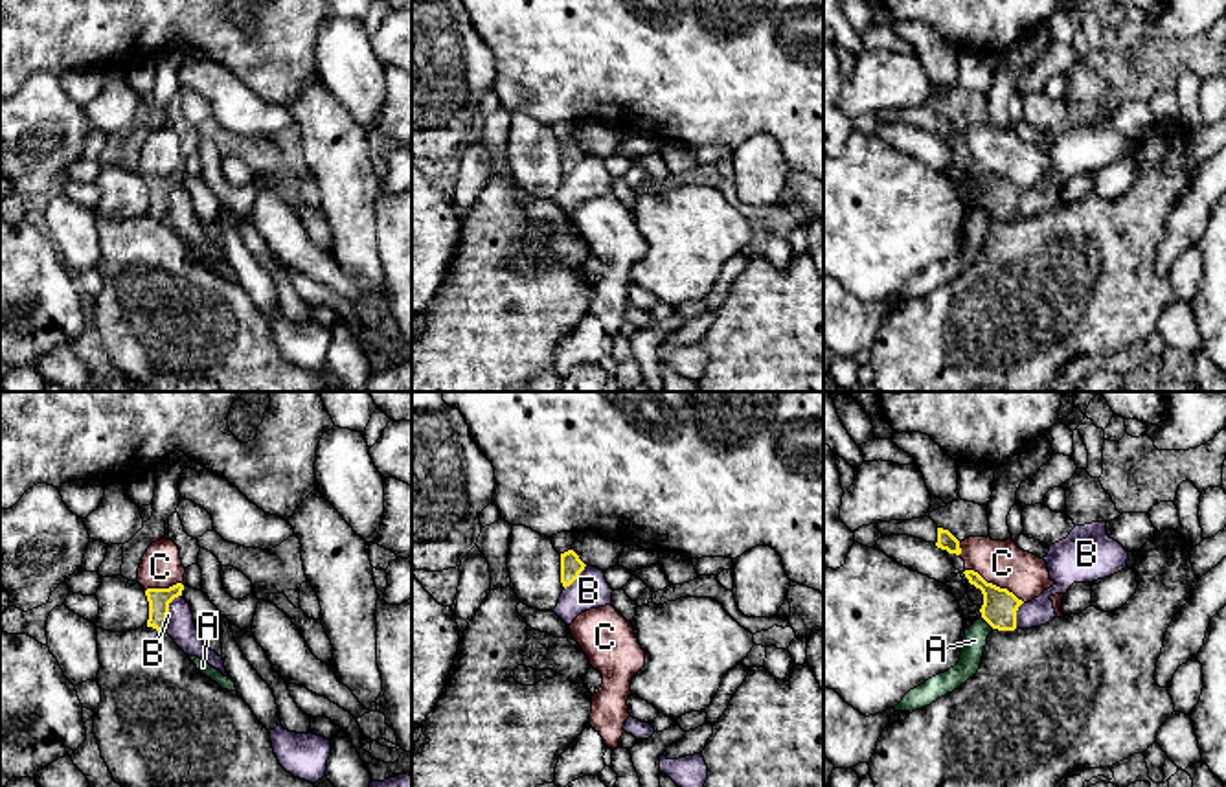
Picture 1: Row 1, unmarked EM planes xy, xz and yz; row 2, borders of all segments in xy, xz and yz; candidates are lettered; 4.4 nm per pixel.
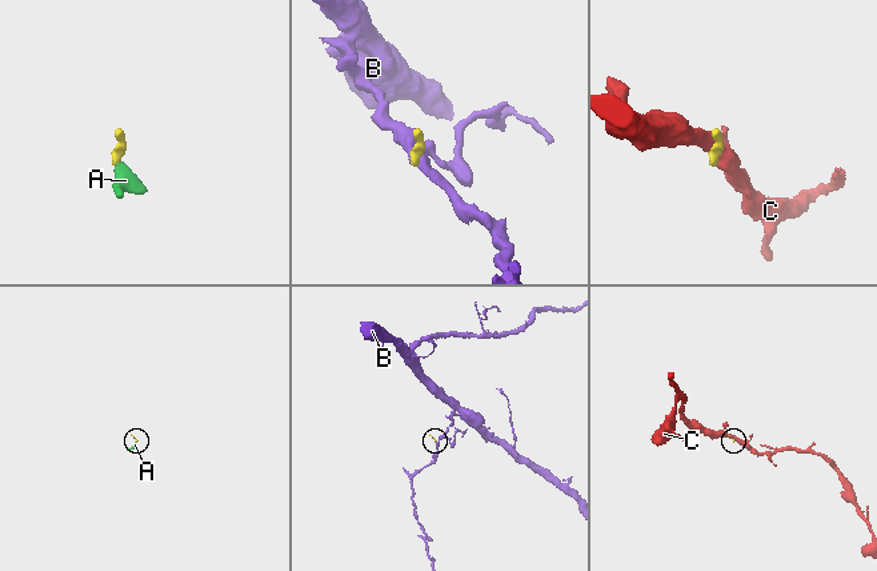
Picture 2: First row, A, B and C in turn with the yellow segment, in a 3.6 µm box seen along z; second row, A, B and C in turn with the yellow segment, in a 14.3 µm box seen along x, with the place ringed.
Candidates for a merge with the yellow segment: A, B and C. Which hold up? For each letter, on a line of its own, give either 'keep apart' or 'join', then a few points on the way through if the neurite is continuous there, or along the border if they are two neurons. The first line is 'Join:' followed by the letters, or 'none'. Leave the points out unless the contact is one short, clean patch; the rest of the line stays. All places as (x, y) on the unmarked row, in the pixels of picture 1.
Join: none
A: keep apart; border yz (982, 205), (993, 216)
B: keep apart; border xy (181, 182), (170, 192), (168, 216), (164, 219)
C: keep apart; border yz (965, 157), (976, 159), (987, 170), (1006, 175), (1024, 190)

